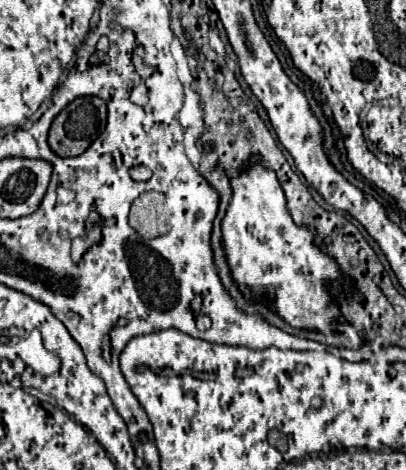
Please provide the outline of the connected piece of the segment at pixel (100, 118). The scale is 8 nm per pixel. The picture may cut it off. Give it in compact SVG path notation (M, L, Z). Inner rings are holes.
M94 96L72 100L52 122L48 146L60 158L80 156L106 128L106 102Z

